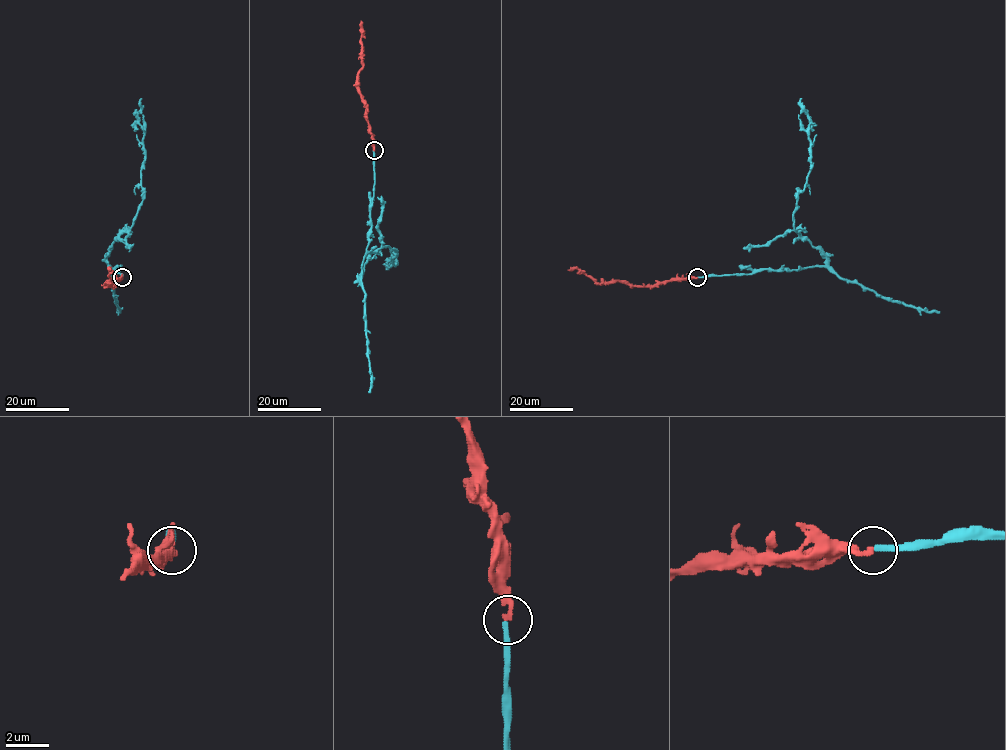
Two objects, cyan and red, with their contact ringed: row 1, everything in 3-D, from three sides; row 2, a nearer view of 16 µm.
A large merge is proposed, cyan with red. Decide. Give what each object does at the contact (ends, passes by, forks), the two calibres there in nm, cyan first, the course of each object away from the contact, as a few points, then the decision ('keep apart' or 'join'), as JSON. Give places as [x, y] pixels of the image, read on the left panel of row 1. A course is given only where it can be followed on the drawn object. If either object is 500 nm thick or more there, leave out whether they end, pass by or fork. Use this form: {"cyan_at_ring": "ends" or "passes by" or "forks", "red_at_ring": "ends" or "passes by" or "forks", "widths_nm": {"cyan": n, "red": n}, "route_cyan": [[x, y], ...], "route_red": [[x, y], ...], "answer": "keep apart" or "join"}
{"cyan_at_ring": "ends", "red_at_ring": "ends", "widths_nm": {"cyan": 280, "red": 240}, "route_cyan": [[122, 277], [108, 265], [107, 253], [132, 225], [143, 200], [141, 98]], "route_red": [[122, 277], [113, 285], [107, 286], [107, 281], [111, 282], [108, 269]], "answer": "join"}

